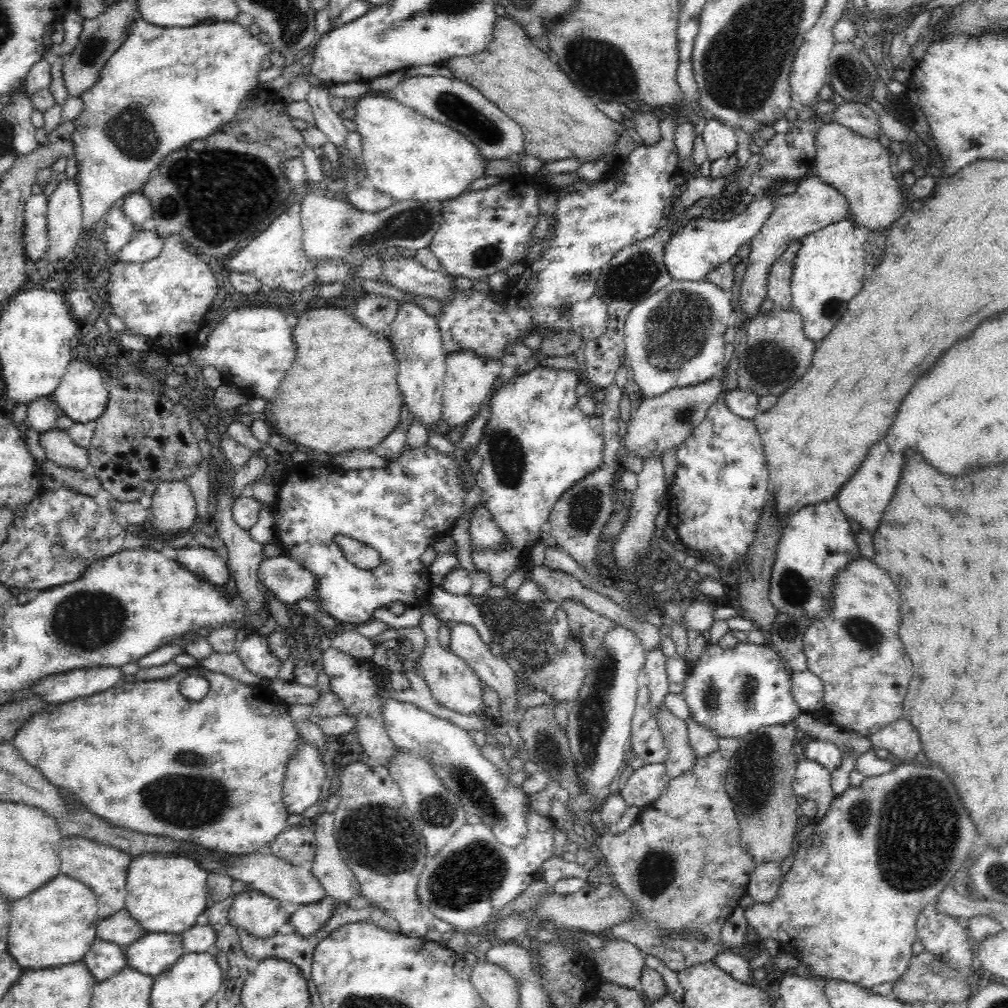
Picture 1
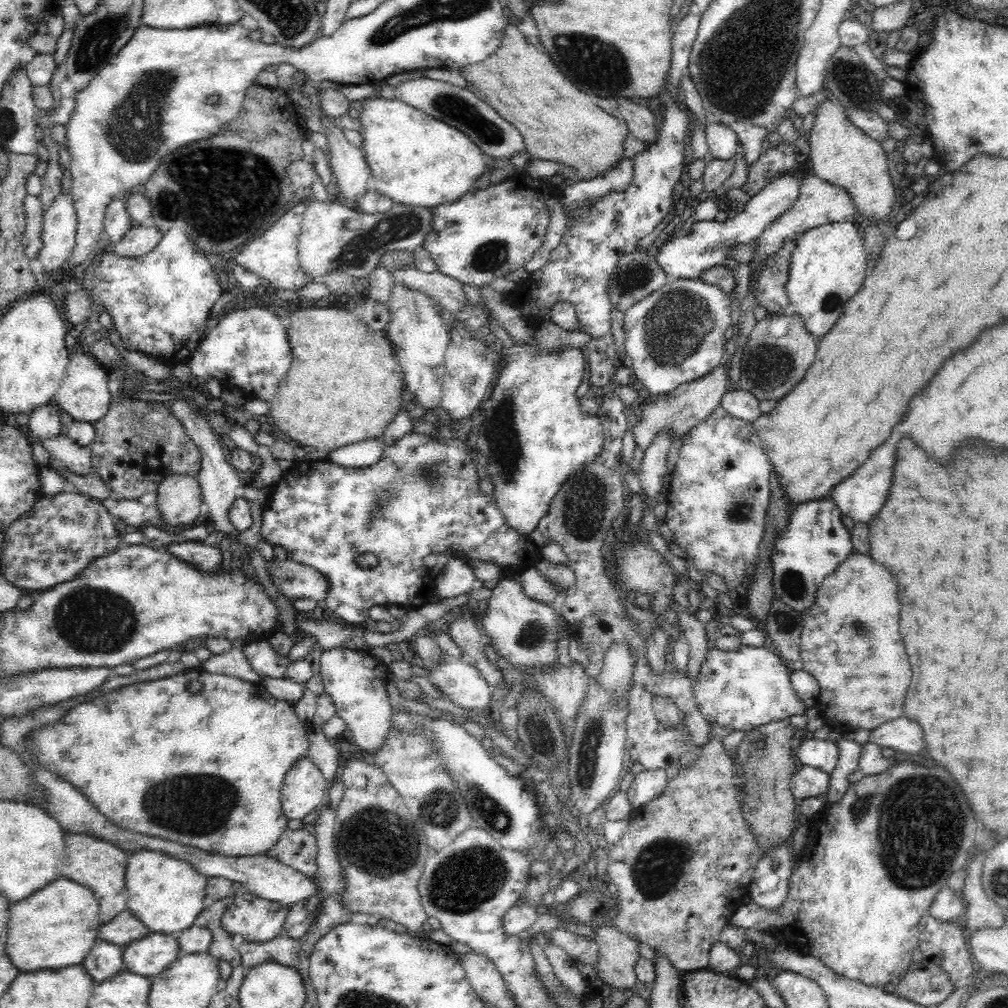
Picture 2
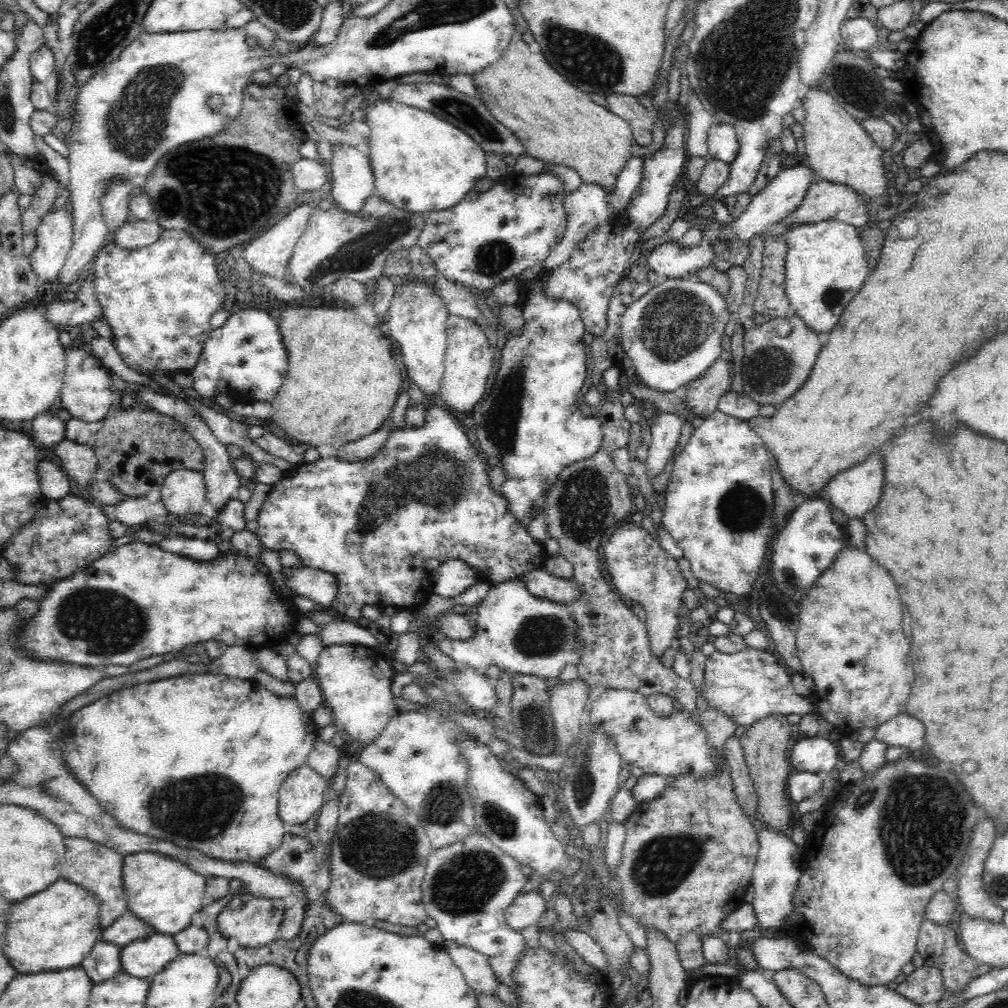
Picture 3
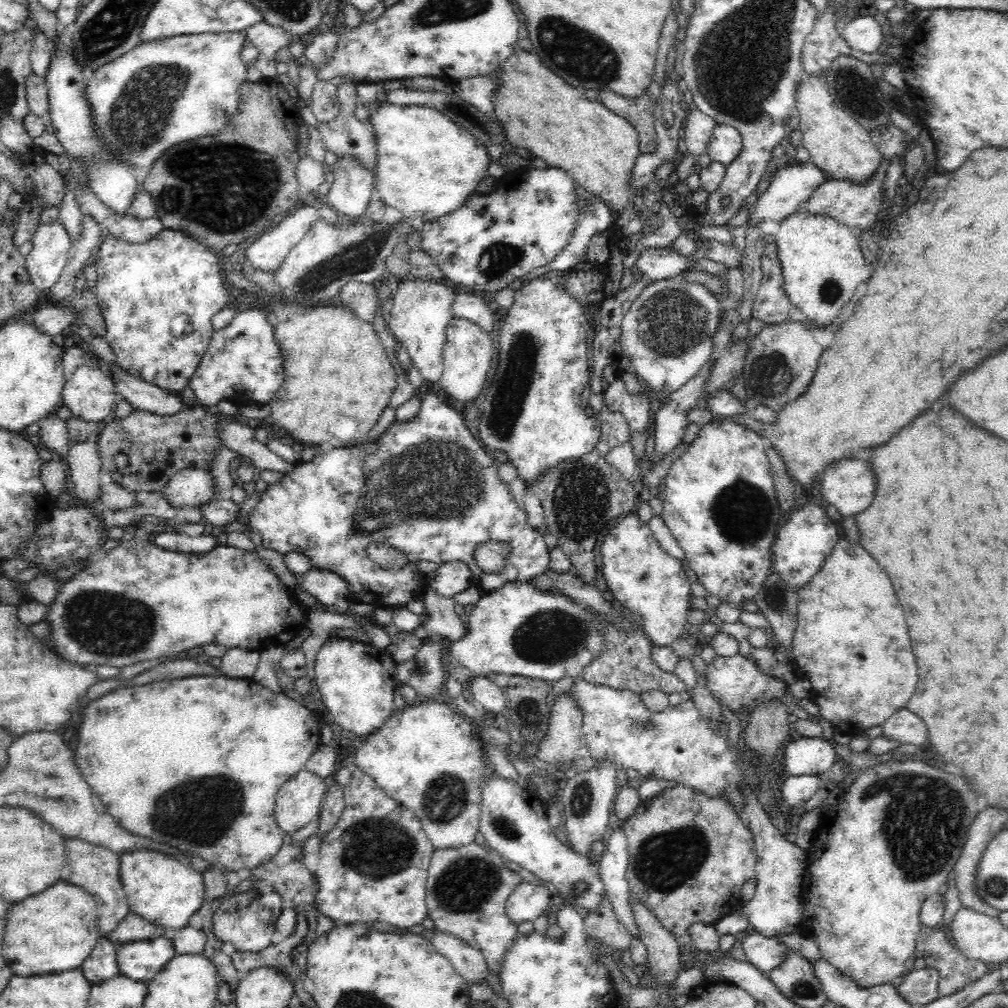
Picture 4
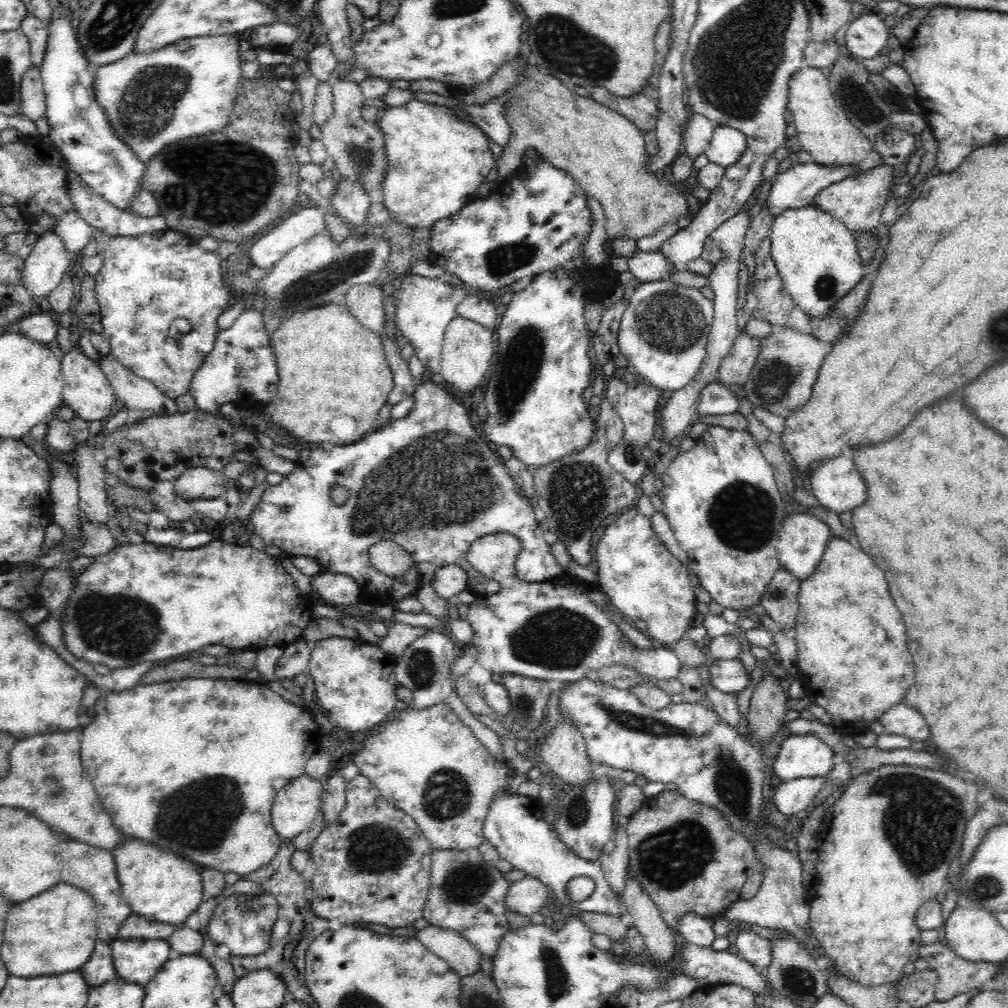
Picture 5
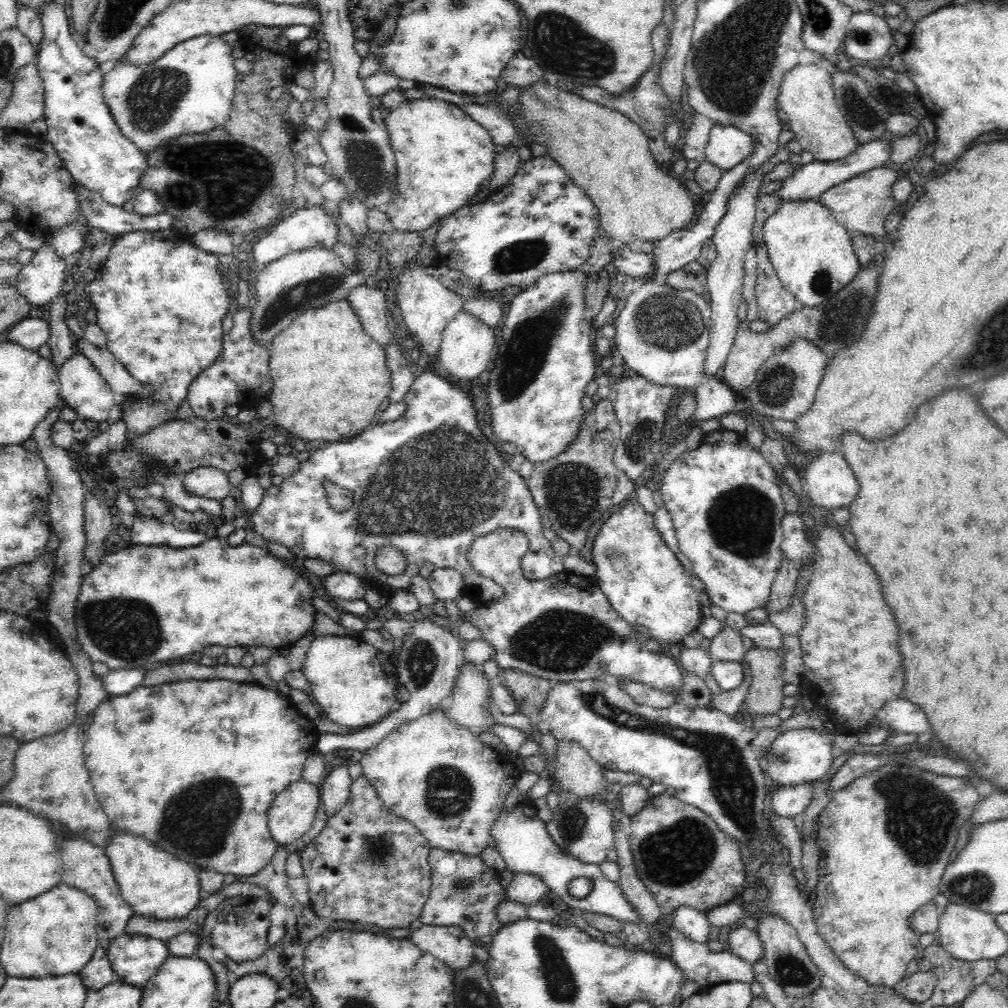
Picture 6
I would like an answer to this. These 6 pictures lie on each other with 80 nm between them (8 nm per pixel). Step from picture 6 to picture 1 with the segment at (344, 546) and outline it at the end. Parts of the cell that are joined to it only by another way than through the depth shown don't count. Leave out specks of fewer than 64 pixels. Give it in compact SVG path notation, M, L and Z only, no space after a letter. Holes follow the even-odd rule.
M425 442L418 447L411 447L409 444L402 446L401 456L387 462L387 466L382 469L363 469L363 470L348 470L344 471L342 468L337 468L332 464L328 467L315 467L310 465L308 461L298 465L288 465L283 472L283 475L279 478L276 485L276 500L273 502L273 524L272 532L275 536L275 540L282 547L282 554L289 556L292 560L299 562L304 568L310 569L317 578L317 596L324 608L328 611L329 616L334 618L333 620L339 620L343 622L352 622L352 624L364 624L373 620L372 613L374 610L386 607L387 604L393 602L401 602L406 607L422 606L422 604L429 600L429 589L433 584L429 580L429 571L421 563L421 556L428 549L433 548L432 543L437 538L451 536L451 531L457 525L458 521L464 518L467 514L468 518L468 534L470 536L470 547L472 551L499 551L504 547L507 547L507 536L502 532L502 529L497 525L497 520L493 517L493 514L483 505L483 500L474 507L465 508L464 502L466 495L472 487L465 479L459 475L460 460L452 459L444 453L439 453L435 449L430 448ZM342 535L350 537L358 542L364 543L364 545L372 546L380 555L380 566L372 570L362 570L354 564L348 562L345 559L344 552L338 546L338 543L334 540L336 536Z

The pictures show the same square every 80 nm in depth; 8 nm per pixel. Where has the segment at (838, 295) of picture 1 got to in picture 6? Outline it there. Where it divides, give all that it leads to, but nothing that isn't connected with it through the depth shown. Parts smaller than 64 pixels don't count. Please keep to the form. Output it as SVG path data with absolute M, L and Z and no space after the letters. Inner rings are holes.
M818 199L783 200L774 214L770 214L762 224L762 241L772 268L782 286L798 300L797 305L818 306L822 300L834 296L840 288L846 286L856 276L861 264L852 248L849 232L840 224L826 205Z

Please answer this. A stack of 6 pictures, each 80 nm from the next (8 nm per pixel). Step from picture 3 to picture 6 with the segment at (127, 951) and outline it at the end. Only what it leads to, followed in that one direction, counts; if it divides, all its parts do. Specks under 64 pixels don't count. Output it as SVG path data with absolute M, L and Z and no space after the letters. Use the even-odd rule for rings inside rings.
M127 933L109 939L103 944L106 956L118 980L142 990L156 974L158 966L169 957L166 942L150 938L148 952L140 958L130 958L124 952L126 942Z

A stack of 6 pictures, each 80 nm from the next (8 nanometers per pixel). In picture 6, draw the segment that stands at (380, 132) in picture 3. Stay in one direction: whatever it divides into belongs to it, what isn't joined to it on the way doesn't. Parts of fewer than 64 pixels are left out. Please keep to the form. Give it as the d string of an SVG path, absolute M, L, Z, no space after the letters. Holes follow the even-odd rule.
M433 97L419 98L419 99L407 99L402 102L400 106L396 106L390 109L390 116L386 116L384 119L384 127L387 129L390 135L391 145L394 149L394 154L397 162L397 181L395 182L395 191L397 192L397 197L391 200L388 205L387 210L387 220L388 228L390 230L398 232L418 232L425 231L429 226L432 226L435 222L440 221L444 217L451 215L458 209L464 207L467 202L477 193L478 188L486 178L490 178L493 173L493 168L495 165L495 160L497 153L494 151L494 141L493 136L490 136L487 128L484 125L480 125L477 121L474 121L465 110L460 109L460 107L450 103L448 101L435 99Z

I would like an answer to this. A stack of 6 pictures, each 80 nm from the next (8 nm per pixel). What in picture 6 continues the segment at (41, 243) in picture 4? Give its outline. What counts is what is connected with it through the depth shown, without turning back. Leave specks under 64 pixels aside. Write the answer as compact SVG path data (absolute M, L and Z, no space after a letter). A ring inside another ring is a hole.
M48 245L35 252L33 259L25 264L17 274L16 292L26 299L31 307L48 305L49 302L62 290L66 280L65 270L71 265L71 261L60 259L54 255L54 249Z

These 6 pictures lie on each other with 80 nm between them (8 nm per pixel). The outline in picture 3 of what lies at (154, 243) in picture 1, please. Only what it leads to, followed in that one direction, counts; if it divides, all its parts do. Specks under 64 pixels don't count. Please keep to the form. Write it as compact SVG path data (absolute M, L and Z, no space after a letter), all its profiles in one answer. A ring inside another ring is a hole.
M127 219L110 234L115 242L124 248L134 250L154 242L163 231L162 225L157 220Z

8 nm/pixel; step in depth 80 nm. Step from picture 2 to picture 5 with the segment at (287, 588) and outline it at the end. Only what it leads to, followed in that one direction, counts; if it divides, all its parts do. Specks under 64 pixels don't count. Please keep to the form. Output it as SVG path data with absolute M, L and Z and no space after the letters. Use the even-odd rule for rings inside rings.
M325 571L310 579L310 584L328 606L358 603L362 596L358 583L342 573Z

